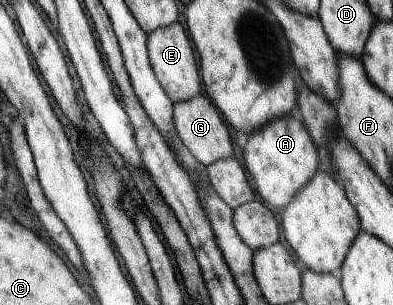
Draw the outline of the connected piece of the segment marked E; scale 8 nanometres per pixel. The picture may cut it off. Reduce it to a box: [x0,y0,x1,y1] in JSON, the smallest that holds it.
[148,22,202,104]

